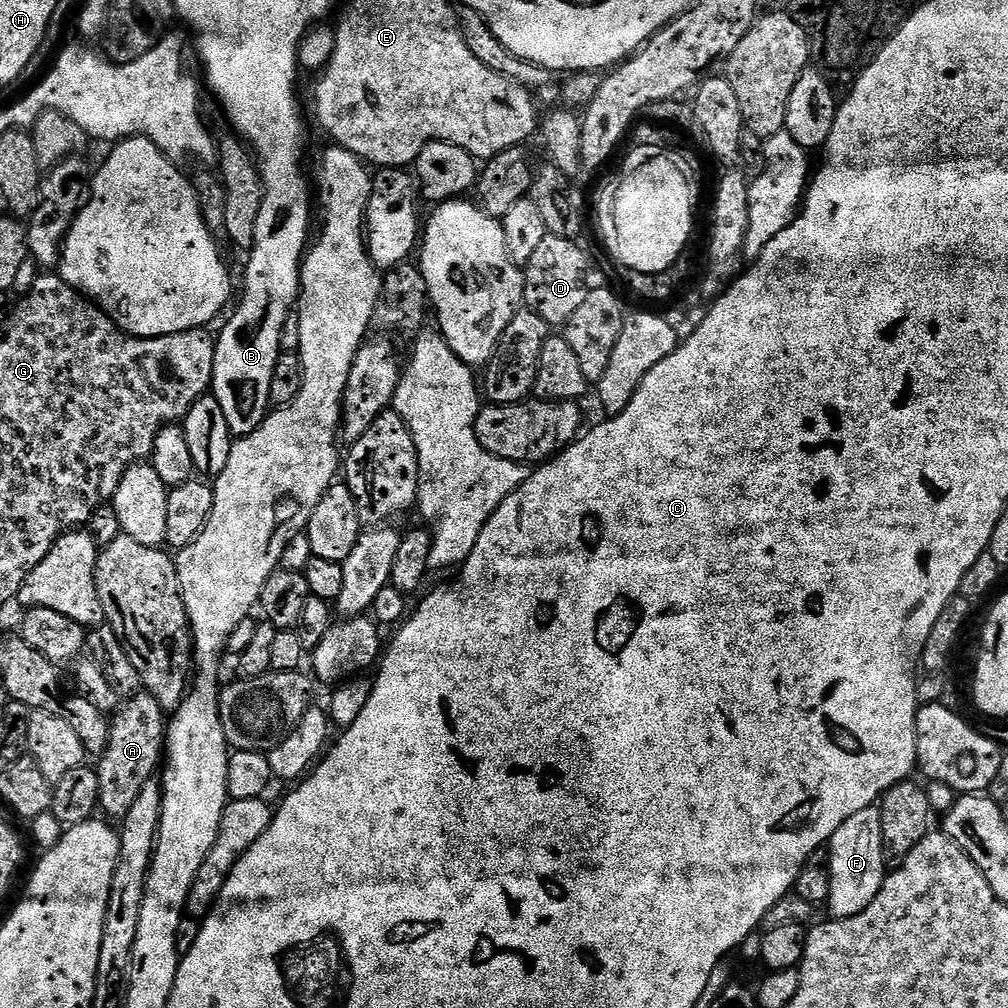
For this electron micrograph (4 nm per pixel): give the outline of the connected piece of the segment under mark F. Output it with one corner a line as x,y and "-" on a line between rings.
879,807
858,810
854,818
842,824
833,834
828,852
830,866
830,894
826,905
827,915
833,920
854,918
854,914
862,914
878,898
878,890
882,890
886,875
886,853
882,838
882,818

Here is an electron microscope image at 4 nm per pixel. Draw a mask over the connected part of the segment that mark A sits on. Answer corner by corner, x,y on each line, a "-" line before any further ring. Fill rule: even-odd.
141,690
127,697
118,714
111,717
108,749
95,765
100,783
99,811
105,812
103,813
105,817
127,816
130,806
138,802
138,794
142,794
144,787
157,775
166,752
168,725
166,710
160,705
158,698
147,690

